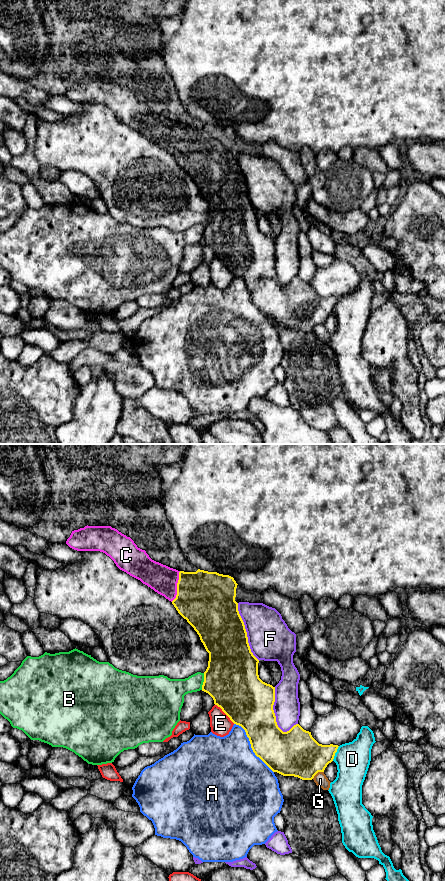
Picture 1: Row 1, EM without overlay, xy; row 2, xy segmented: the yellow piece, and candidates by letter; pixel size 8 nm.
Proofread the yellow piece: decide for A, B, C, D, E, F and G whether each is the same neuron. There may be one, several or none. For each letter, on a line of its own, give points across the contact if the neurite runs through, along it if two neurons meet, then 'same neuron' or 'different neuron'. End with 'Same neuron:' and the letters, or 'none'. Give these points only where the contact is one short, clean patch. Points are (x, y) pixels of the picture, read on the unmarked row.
A: different neuron
B: different neuron
C: same neuron
D: different neuron
E: different neuron
F: different neuron
G: different neuron
Same neuron: C

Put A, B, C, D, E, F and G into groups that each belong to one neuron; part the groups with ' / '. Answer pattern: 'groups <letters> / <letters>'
groups A / B / C / D / E / F / G

